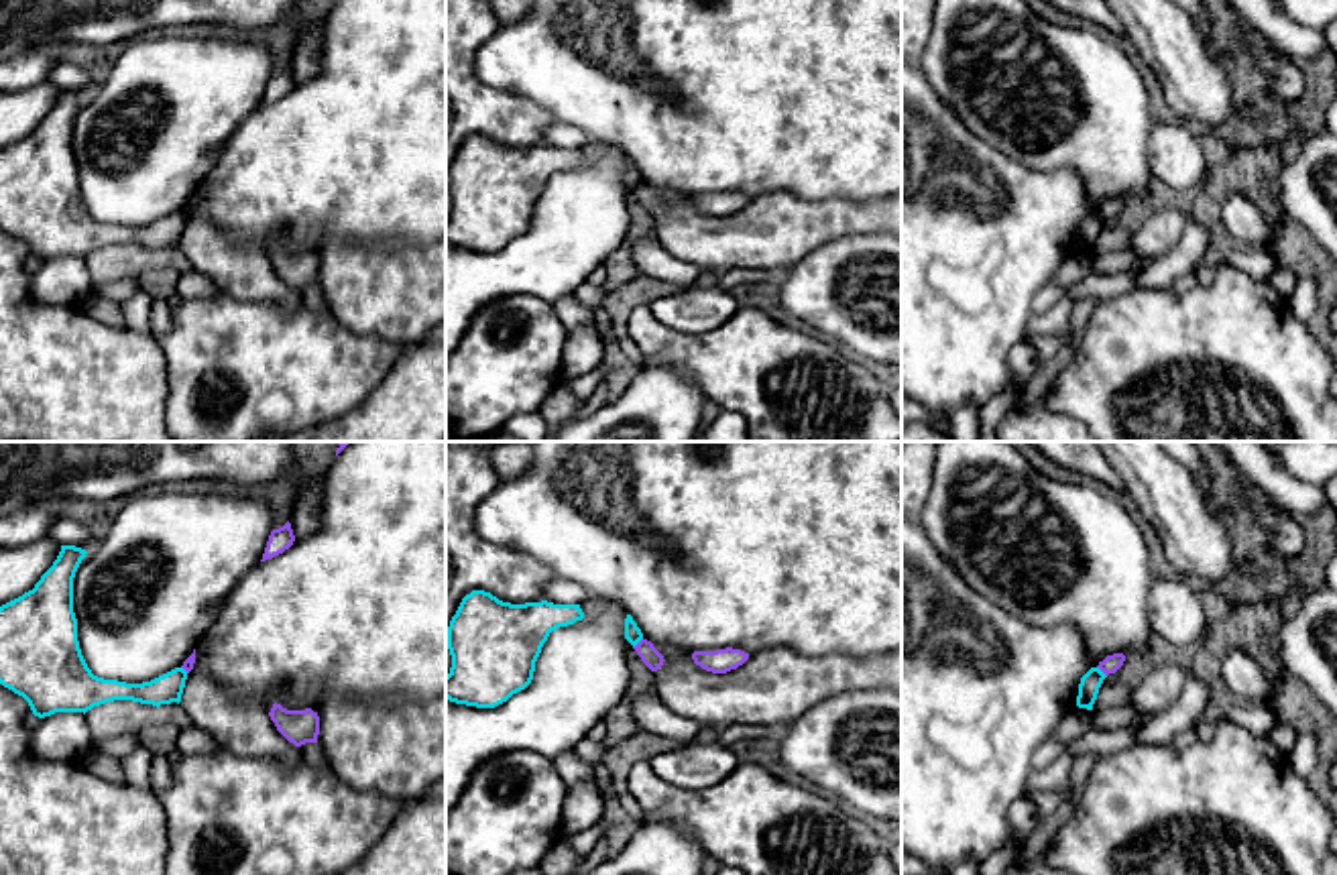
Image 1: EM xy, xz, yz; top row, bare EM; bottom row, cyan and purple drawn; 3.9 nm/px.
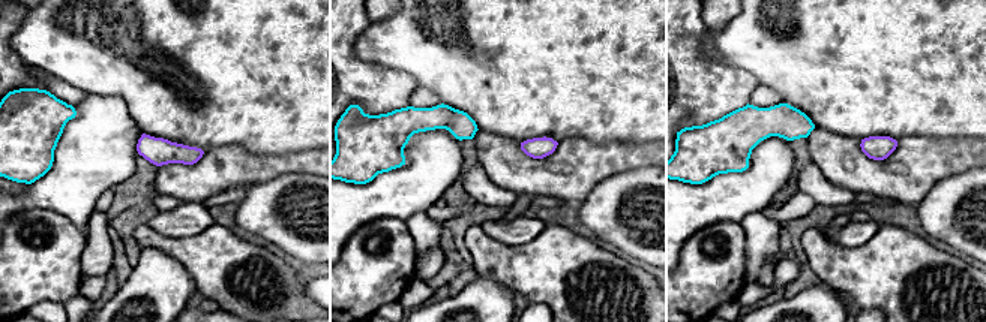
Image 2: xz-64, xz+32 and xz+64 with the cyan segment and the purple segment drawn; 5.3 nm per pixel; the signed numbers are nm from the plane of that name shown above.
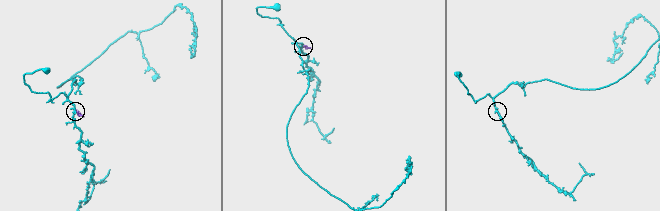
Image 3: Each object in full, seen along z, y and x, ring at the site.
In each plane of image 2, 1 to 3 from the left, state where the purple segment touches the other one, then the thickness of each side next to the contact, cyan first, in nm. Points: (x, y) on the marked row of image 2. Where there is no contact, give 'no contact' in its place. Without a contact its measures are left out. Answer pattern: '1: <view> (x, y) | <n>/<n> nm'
1: no contact
2: no contact
3: no contact

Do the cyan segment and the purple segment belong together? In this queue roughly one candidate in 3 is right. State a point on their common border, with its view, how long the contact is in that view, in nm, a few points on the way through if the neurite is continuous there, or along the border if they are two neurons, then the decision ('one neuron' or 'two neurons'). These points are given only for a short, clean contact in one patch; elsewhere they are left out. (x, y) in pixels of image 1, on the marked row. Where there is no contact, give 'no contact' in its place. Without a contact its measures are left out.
xz (637, 642) | 60 nm | along xz (642, 637), (633, 648) | two neurons

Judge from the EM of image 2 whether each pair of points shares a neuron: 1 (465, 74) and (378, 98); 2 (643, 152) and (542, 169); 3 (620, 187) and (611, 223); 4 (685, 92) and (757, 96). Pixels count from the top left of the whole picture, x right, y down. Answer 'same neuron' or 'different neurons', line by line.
1: different neurons
2: same neuron
3: same neuron
4: different neurons

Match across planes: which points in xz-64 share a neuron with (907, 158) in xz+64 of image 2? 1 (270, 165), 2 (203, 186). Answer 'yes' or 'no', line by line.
1: yes
2: yes

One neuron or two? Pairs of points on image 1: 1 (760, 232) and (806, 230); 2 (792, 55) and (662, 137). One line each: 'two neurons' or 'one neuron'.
1: one neuron
2: one neuron

